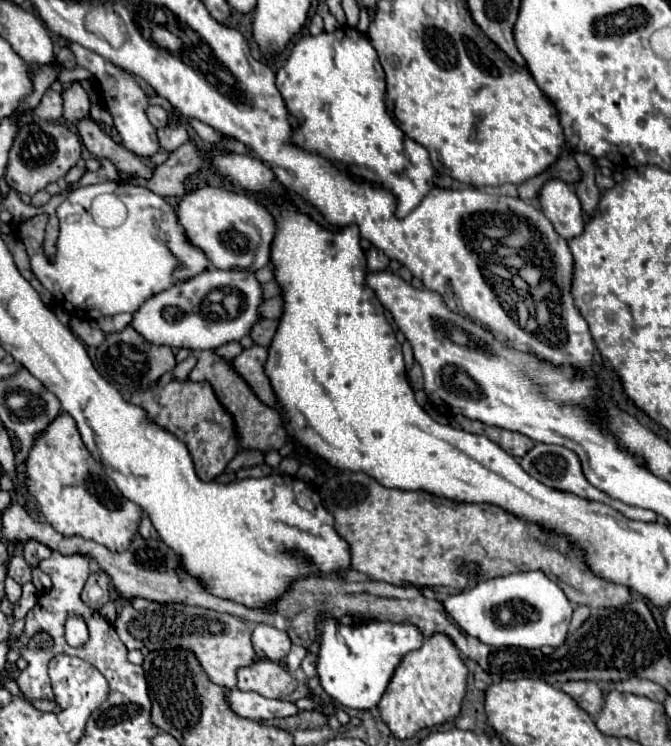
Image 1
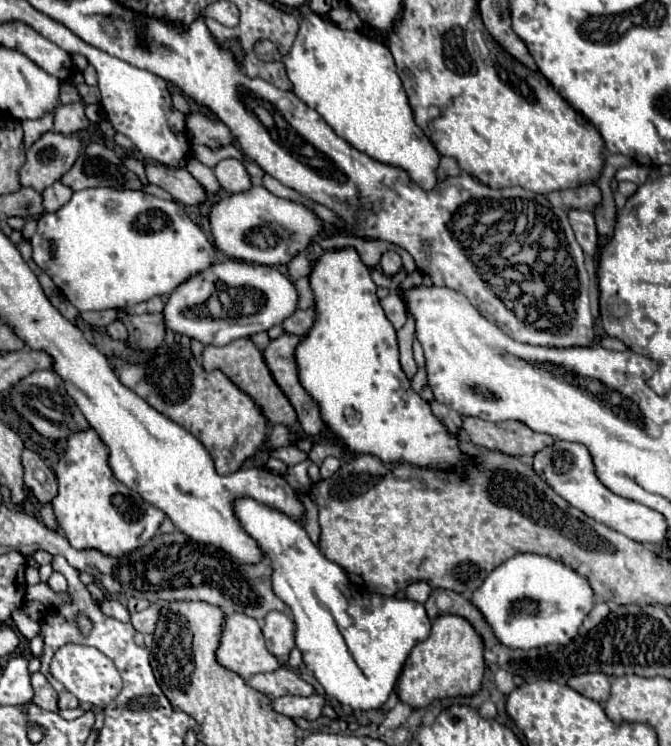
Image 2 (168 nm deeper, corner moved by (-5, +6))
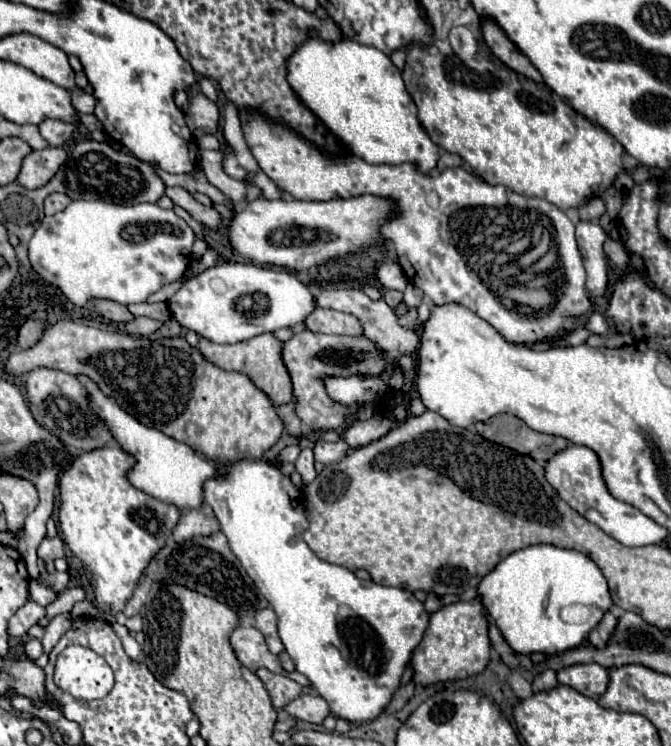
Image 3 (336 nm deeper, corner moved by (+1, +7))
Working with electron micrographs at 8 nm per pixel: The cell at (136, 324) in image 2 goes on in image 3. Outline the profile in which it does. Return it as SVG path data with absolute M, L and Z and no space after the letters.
M91 300L91 304L95 306L95 312L109 318L111 322L129 322L135 316L127 310L127 306L123 304L115 304L111 300Z

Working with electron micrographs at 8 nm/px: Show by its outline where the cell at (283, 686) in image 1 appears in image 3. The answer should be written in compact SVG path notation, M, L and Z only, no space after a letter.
M259 668L255 674L265 684L275 708L283 708L285 704L289 704L291 700L301 696L301 686L283 674L273 674L265 668Z

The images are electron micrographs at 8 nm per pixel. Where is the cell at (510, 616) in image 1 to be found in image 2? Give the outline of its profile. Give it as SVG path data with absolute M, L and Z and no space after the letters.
M519 553L493 569L473 593L471 603L483 613L499 641L511 649L567 645L593 609L593 589L565 563L537 553Z

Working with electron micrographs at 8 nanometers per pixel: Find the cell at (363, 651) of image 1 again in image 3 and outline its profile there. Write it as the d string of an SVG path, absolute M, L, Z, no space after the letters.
M239 460L231 464L223 472L223 478L205 482L203 500L213 508L231 550L275 610L281 642L295 662L295 668L309 678L311 686L327 700L337 718L347 722L377 718L399 688L399 680L411 652L421 642L429 624L429 614L423 604L405 588L359 580L351 570L317 558L301 540L301 534L309 526L303 512L301 490L291 484L289 476L281 474L279 468L265 460Z

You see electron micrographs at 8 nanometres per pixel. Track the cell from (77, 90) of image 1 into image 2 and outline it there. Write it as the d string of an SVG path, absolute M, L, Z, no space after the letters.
M73 103L73 105L61 105L61 107L55 109L53 129L57 133L71 135L71 133L77 133L77 131L87 129L87 127L89 127L89 119L85 117L85 107L83 105Z

